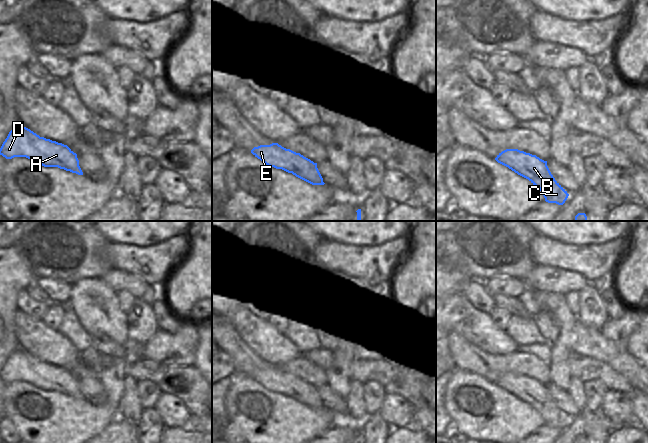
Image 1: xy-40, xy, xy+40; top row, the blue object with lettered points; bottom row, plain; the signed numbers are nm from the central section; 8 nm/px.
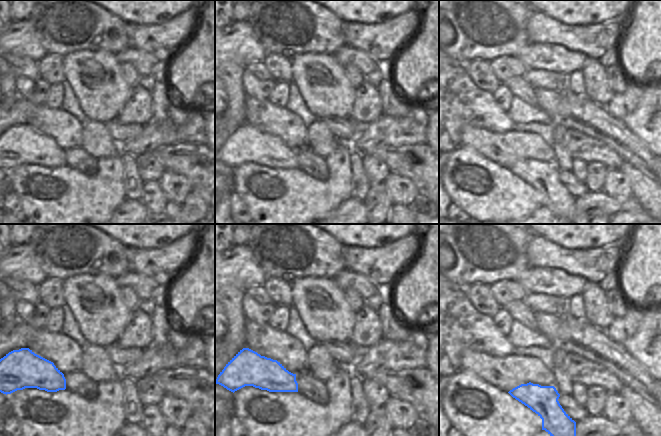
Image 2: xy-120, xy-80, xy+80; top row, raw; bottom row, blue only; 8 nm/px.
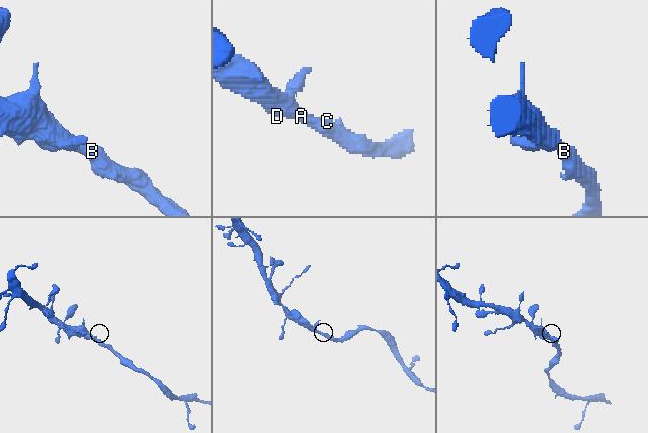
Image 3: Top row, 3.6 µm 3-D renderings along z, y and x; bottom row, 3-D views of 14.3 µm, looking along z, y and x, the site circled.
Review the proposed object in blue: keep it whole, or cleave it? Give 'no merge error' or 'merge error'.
no merge error

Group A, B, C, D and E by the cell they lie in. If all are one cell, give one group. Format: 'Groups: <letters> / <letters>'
Groups: A B C D E

